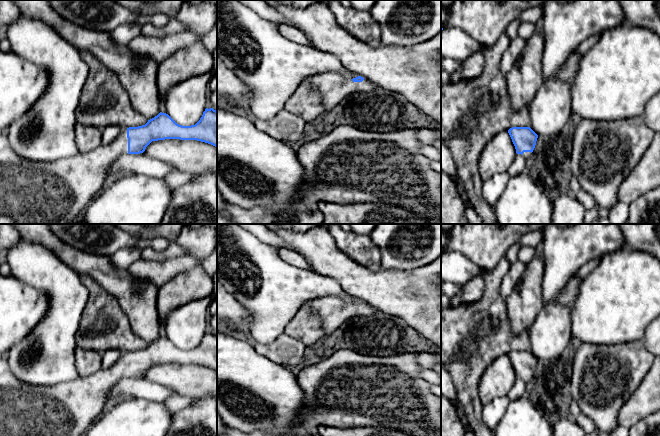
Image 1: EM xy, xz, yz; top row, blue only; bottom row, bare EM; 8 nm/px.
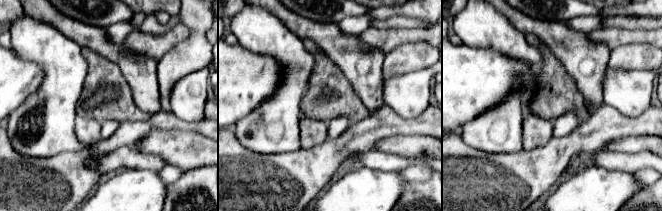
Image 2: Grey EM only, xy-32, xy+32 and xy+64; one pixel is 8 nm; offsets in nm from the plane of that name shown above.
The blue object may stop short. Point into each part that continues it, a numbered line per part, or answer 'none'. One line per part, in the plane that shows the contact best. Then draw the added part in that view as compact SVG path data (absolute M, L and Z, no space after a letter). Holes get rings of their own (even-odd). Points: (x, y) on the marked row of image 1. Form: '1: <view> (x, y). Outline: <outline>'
1: xy (31, 192). Outline: M127 128L109 144L87 153L50 162L32 161L20 157L11 147L6 132L0 132L0 224L73 224L83 210L104 188L108 168L120 156L128 154Z

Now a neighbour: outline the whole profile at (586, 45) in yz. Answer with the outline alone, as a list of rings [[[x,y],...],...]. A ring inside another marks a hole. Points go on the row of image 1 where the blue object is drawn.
[[[599,33],[587,38],[575,49],[575,52],[580,53],[581,55],[585,54],[599,40],[601,34],[602,33]]]

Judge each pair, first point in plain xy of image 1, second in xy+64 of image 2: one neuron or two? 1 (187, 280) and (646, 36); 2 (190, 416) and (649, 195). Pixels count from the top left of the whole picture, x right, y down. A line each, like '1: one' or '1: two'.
1: two
2: one

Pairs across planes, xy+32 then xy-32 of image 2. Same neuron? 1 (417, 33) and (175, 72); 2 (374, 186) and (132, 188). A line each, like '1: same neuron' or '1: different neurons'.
1: different neurons
2: same neuron

